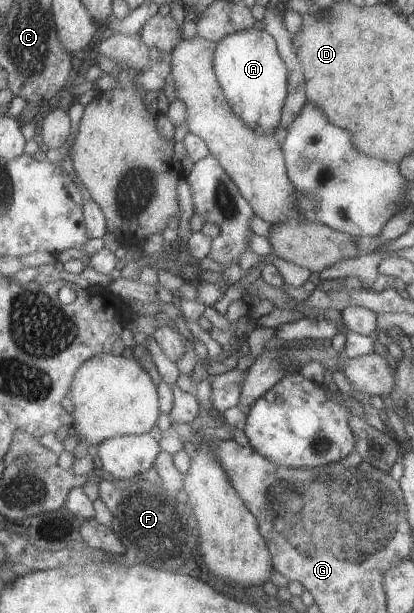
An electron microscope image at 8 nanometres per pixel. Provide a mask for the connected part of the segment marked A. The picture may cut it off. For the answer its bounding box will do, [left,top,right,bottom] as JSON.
[214,28,289,135]

